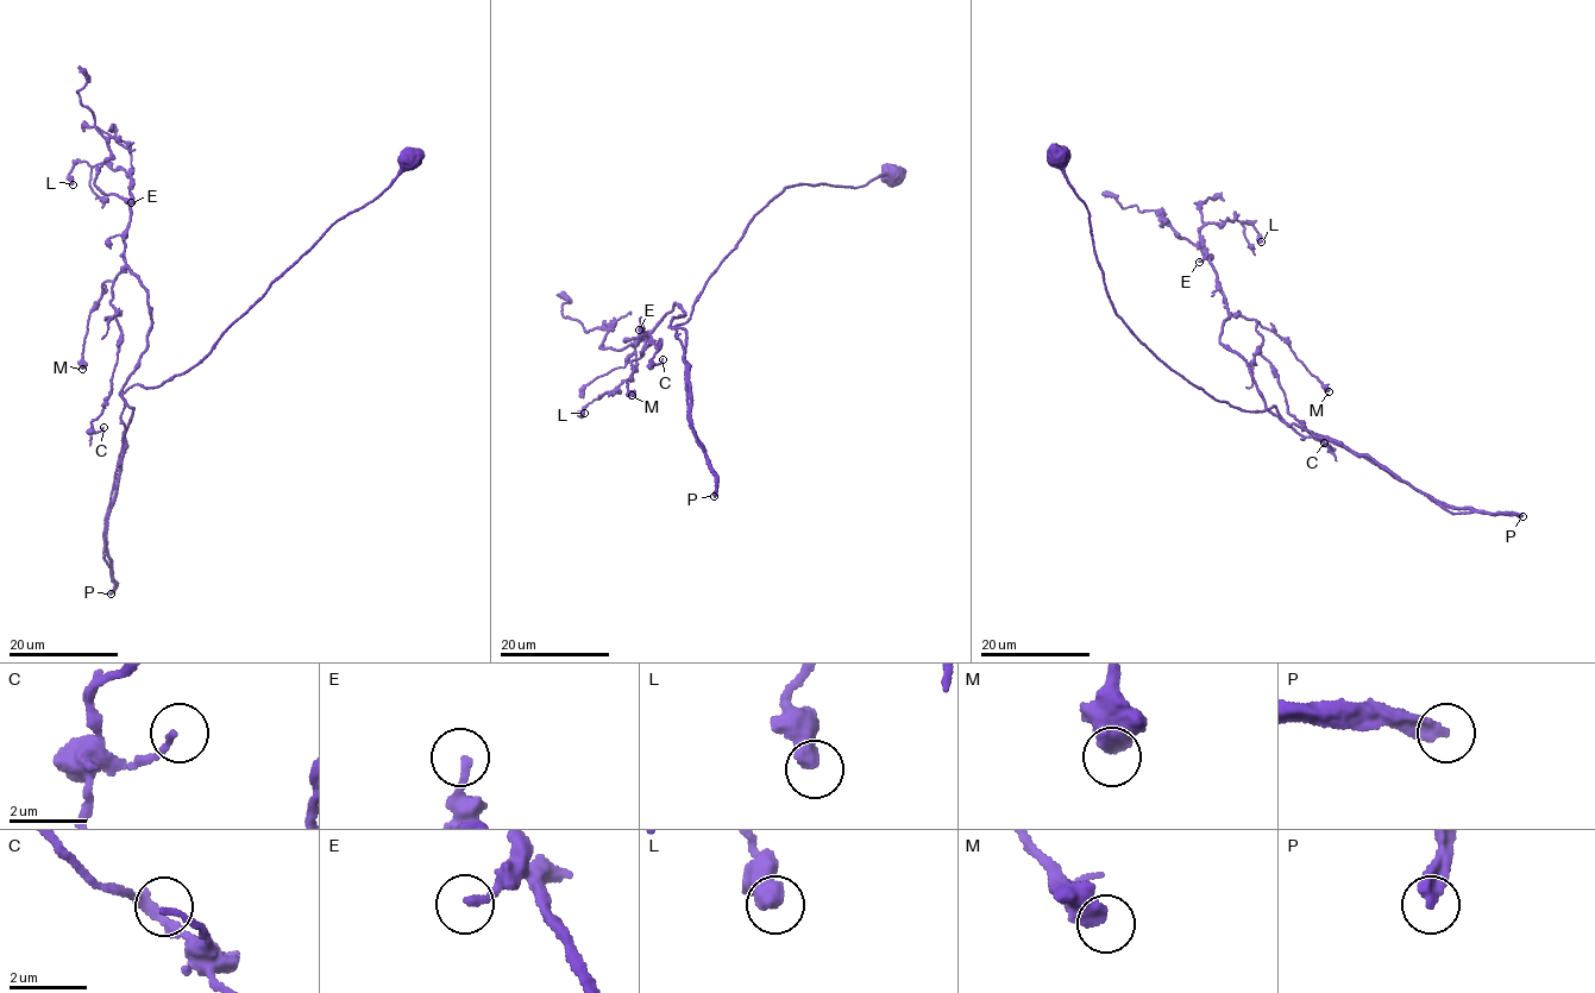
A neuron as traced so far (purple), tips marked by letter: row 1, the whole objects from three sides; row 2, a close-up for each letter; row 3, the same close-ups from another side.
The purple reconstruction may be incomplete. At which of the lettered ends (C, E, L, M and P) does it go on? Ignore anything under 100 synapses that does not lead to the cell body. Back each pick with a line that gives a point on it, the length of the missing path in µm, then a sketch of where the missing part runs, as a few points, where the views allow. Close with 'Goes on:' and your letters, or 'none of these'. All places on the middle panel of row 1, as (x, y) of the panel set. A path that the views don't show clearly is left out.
P: Place: (714, 496). Missing length about 180 µm
Goes on: P

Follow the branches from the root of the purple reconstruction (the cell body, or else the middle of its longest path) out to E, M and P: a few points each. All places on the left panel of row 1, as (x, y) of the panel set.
E: (413, 158), (276, 277), (202, 359), (158, 388), (123, 391), (151, 315), (124, 255), (131, 202)
M: (413, 158), (158, 388), (123, 390), (151, 315), (139, 276), (121, 271), (89, 312), (82, 369)
P: (413, 158), (276, 277), (202, 359), (158, 388), (131, 385), (123, 394), (105, 529), (111, 594)

